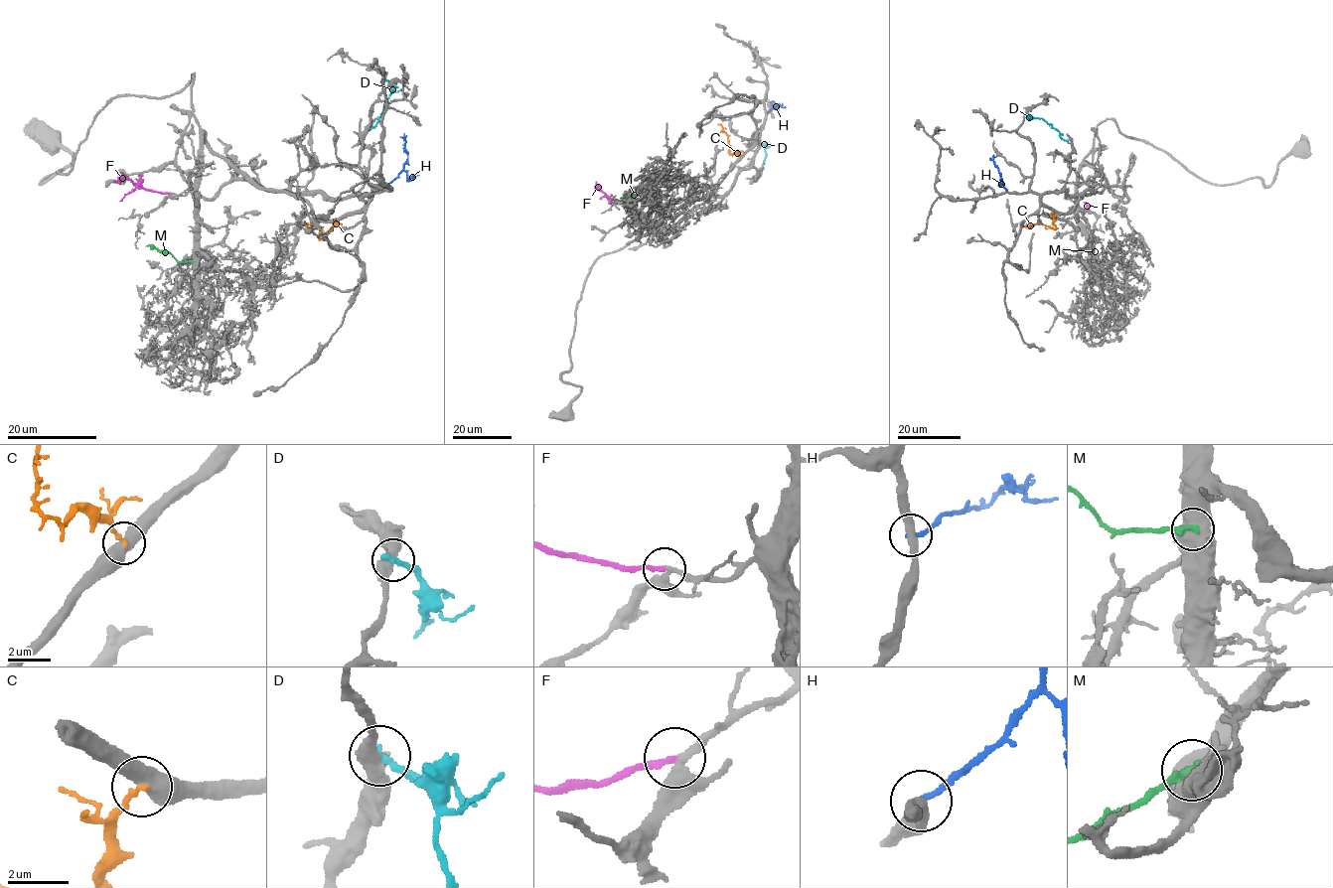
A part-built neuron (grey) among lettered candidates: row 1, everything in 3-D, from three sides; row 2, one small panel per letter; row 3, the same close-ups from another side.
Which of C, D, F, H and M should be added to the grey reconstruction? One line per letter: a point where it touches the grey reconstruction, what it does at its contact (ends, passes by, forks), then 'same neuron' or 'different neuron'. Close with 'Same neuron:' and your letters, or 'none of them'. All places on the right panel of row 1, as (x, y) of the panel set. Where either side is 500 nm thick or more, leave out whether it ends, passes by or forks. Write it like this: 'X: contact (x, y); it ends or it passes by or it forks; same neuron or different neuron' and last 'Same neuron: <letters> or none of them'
C: contact (1057, 214); different neuron
D: contact (1025, 113); it ends; different neuron
F: contact (1087, 211); it ends; same neuron
H: contact (1007, 192); it ends; different neuron
M: contact (1089, 255); different neuron
Same neuron: F

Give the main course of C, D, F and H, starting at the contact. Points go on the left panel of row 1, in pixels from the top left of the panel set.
C: (338, 221), (320, 238), (321, 226), (307, 222)
D: (384, 79), (392, 87), (391, 92), (376, 124), (369, 130)
F: (170, 194), (138, 187), (124, 179), (118, 181), (119, 184)
H: (385, 185), (398, 176), (408, 158), (404, 133)

